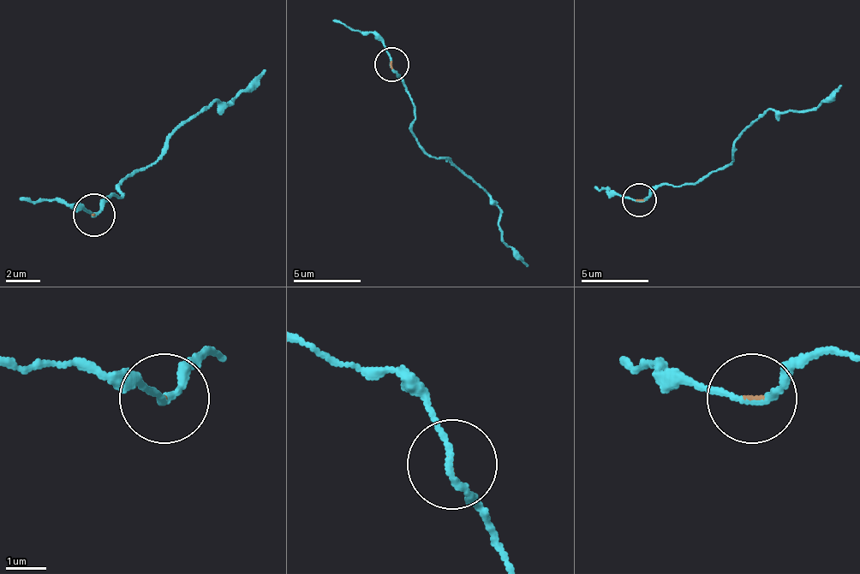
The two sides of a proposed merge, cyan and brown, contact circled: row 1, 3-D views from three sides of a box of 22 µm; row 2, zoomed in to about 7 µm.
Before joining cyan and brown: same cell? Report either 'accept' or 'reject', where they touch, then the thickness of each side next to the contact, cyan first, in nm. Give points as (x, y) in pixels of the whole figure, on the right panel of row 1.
reject; place (639, 200); calibres 140 and 70 nm

